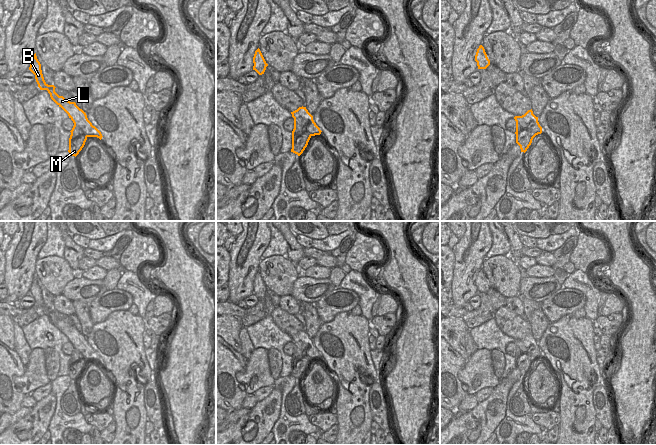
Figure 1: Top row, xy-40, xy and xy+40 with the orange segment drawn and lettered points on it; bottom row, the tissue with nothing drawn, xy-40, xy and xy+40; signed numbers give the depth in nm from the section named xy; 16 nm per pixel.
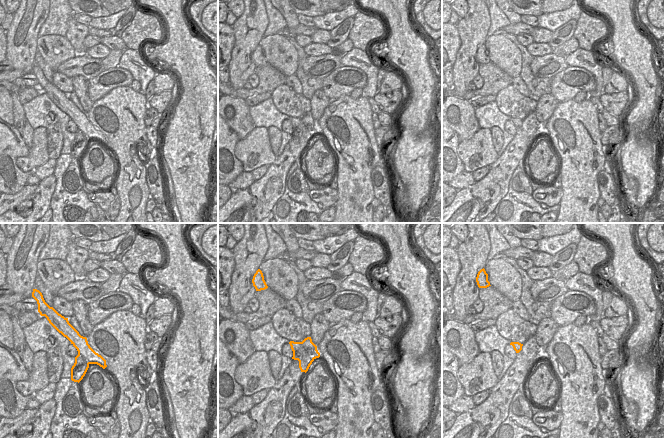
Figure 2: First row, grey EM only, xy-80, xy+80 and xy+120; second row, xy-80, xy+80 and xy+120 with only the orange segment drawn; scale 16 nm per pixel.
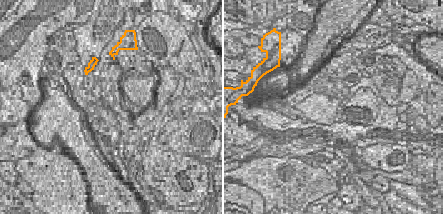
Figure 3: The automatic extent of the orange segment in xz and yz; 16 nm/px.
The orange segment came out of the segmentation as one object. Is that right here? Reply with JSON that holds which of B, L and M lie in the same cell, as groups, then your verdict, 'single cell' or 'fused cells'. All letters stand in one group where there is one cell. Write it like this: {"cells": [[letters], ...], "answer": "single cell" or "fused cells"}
{"cells": [["B", "L"], ["M"]], "answer": "fused cells"}

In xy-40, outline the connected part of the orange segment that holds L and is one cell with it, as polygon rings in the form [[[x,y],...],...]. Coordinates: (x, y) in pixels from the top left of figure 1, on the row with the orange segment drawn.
[[[36,53],[32,58],[29,70],[35,75],[40,90],[48,91],[51,99],[68,114],[74,125],[80,127],[87,137],[97,137],[100,140],[102,139],[103,136],[101,132],[88,120],[86,113],[80,109],[75,102],[70,102],[63,96],[59,96],[55,92],[56,87],[54,85],[48,85],[45,82],[41,70],[41,64],[37,59]]]

